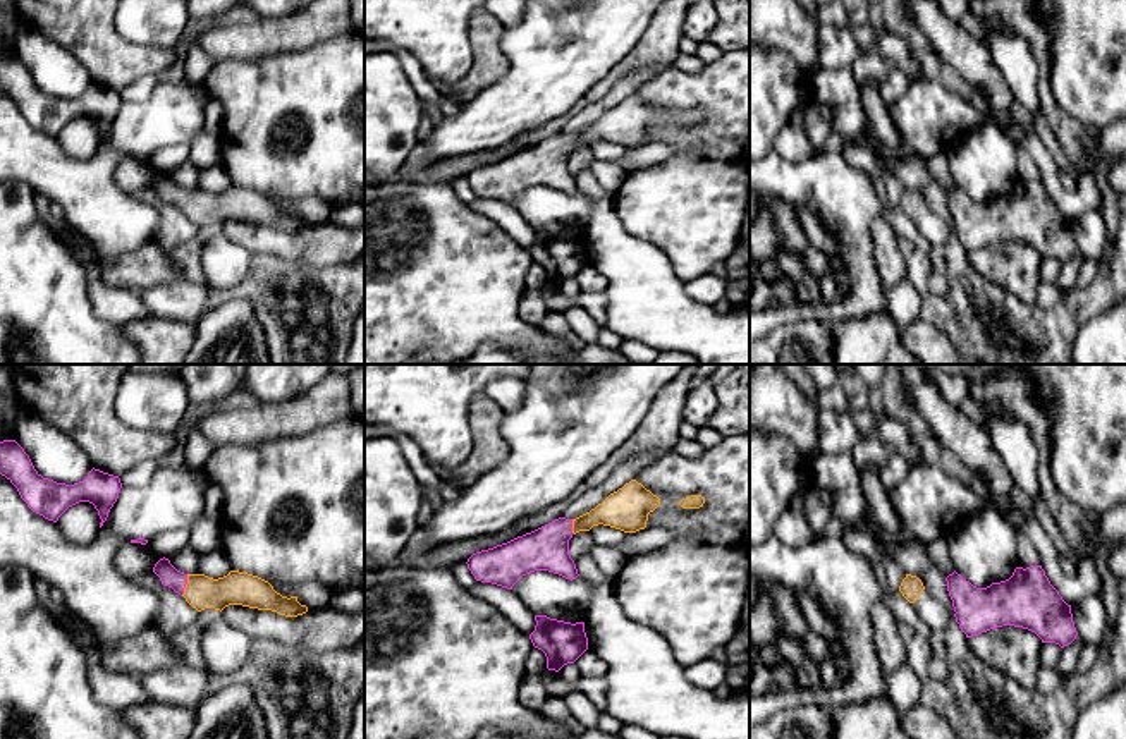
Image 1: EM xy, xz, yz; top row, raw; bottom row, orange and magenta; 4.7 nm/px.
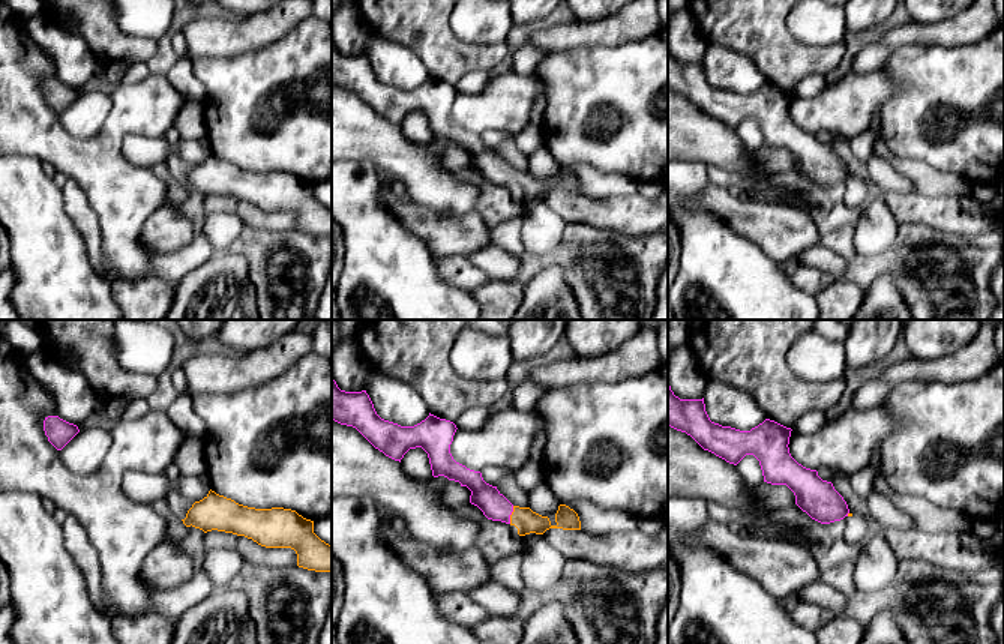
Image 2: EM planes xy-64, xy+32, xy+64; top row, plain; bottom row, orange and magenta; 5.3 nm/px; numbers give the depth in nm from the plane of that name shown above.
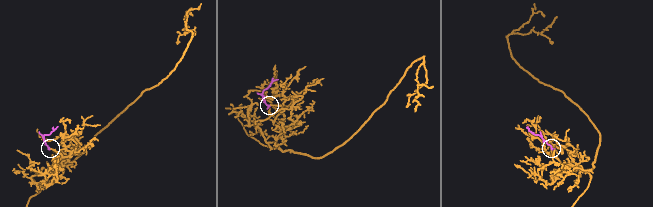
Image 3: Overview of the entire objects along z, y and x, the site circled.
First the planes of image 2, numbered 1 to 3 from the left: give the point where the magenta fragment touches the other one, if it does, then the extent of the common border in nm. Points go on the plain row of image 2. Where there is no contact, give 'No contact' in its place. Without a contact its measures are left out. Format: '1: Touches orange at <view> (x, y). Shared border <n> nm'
1: No contact
2: Touches orange at xy+32 (511, 179). Shared border 100 nm
3: No contact

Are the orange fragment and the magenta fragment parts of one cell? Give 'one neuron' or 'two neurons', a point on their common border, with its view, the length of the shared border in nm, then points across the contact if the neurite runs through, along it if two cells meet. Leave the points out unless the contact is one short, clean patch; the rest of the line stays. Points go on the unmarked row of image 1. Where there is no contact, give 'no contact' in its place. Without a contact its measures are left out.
one neuron; contact xy (186, 200); length 110 nm; way xy (236, 203), (195, 203), (186, 200), (169, 191)

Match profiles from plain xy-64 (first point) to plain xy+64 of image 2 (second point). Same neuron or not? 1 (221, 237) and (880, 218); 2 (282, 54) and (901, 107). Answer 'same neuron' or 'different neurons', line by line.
1: same neuron
2: same neuron

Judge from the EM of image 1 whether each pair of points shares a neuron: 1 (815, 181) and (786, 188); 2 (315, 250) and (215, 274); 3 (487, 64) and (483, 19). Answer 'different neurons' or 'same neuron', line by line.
1: same neuron
2: different neurons
3: same neuron

